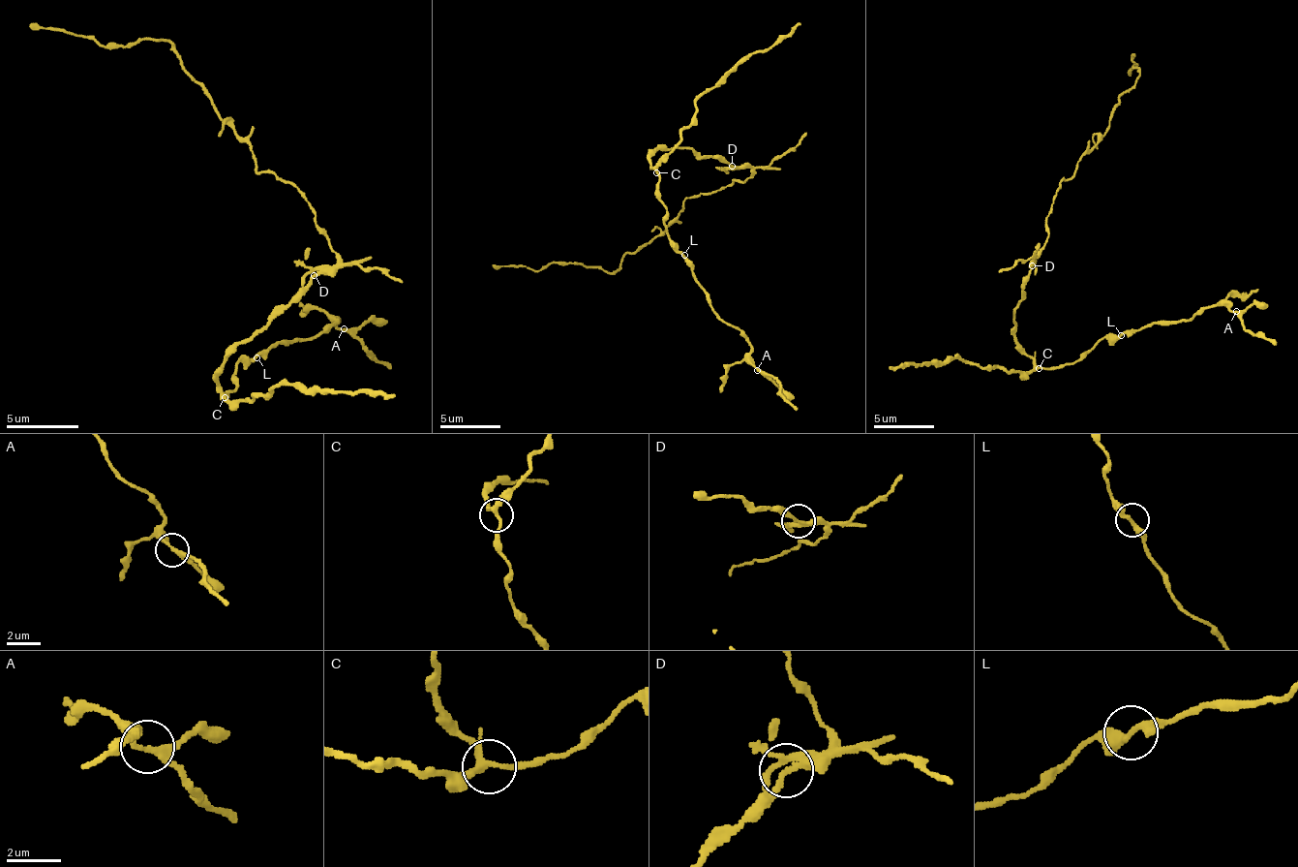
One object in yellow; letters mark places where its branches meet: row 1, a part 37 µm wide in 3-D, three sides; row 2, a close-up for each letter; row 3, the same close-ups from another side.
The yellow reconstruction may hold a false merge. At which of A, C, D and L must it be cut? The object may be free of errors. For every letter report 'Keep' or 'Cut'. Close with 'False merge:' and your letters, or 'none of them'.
A: Keep
C: Keep
D: Cut
L: Keep
False merge: D

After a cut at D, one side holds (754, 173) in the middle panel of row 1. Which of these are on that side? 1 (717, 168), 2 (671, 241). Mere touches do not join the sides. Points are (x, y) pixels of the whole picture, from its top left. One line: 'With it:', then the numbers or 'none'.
With it: 1

